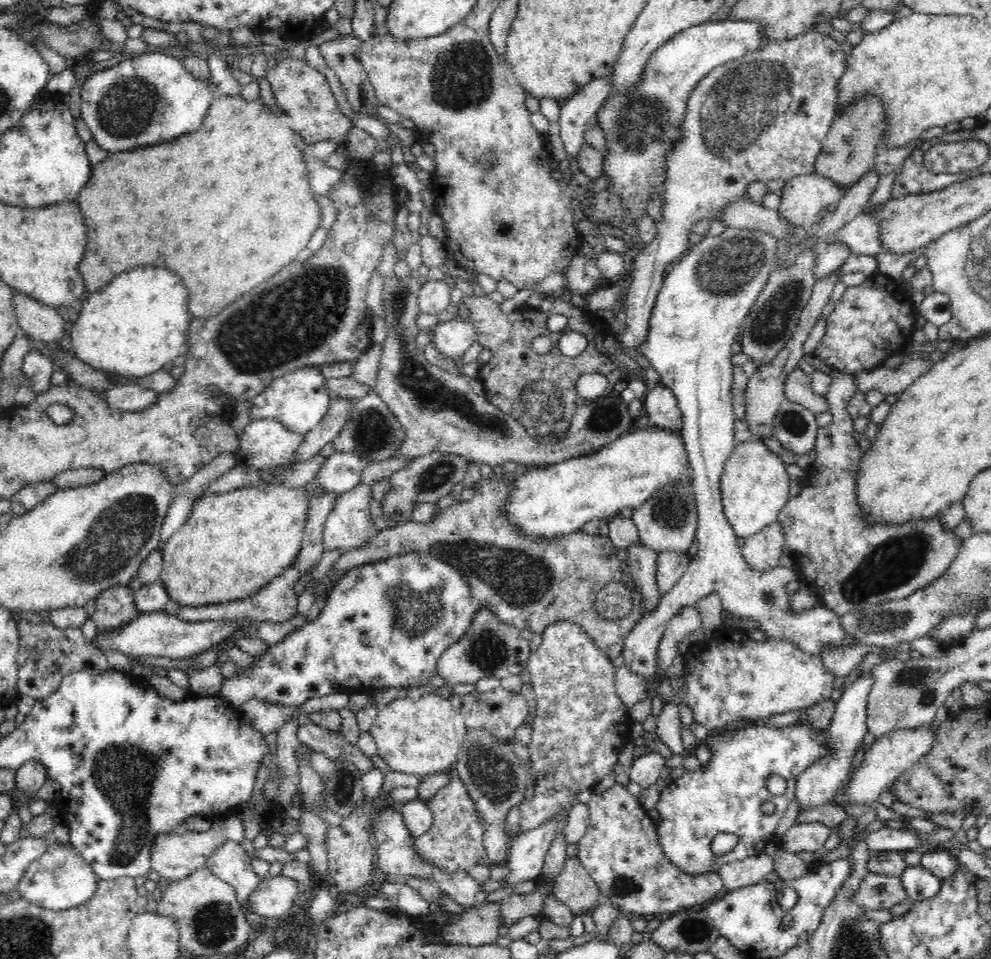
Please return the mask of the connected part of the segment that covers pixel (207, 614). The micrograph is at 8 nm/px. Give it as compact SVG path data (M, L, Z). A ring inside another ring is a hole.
M294 564L288 565L278 576L266 583L266 586L261 586L257 591L254 591L250 596L241 598L240 600L229 600L228 602L202 605L199 607L180 606L176 611L176 617L188 622L204 622L210 620L254 620L255 622L273 622L282 623L290 620L297 615L296 604L298 596L294 591L294 586L298 582L301 574L297 571Z

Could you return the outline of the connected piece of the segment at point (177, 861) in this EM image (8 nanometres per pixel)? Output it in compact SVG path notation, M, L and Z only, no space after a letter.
M238 814L227 816L225 821L216 821L216 824L213 823L207 832L186 832L182 835L160 834L150 856L151 870L155 870L160 876L170 878L172 881L182 880L197 868L206 865L214 850L221 848L227 841L236 841L238 844L245 842L244 822Z

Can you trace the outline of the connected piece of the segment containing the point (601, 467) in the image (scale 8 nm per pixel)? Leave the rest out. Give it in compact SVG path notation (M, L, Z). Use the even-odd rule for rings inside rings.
M633 426L628 433L592 454L569 458L553 465L538 466L525 475L520 475L510 486L513 490L506 513L510 523L516 529L520 529L526 537L530 535L530 537L549 539L572 531L580 531L589 520L603 520L614 515L618 516L623 508L638 508L664 486L686 480L690 470L681 431L654 426L651 429Z

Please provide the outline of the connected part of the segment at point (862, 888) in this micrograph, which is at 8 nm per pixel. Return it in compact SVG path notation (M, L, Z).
M868 873L853 892L851 902L868 910L887 910L904 902L907 897L899 876Z

